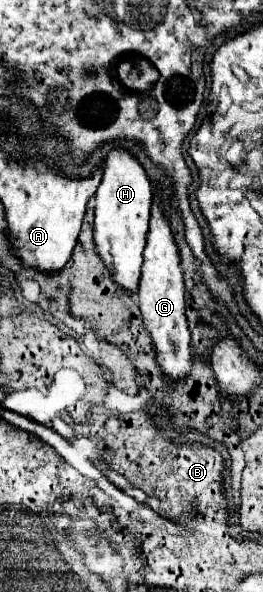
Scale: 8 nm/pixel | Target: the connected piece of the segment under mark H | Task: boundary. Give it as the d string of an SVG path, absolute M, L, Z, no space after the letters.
M113 149L107 157L107 167L97 189L97 213L93 225L93 243L95 251L113 275L115 283L121 285L129 295L133 295L139 287L143 249L149 233L149 217L151 217L151 185L145 169L137 163L137 159L121 149Z

